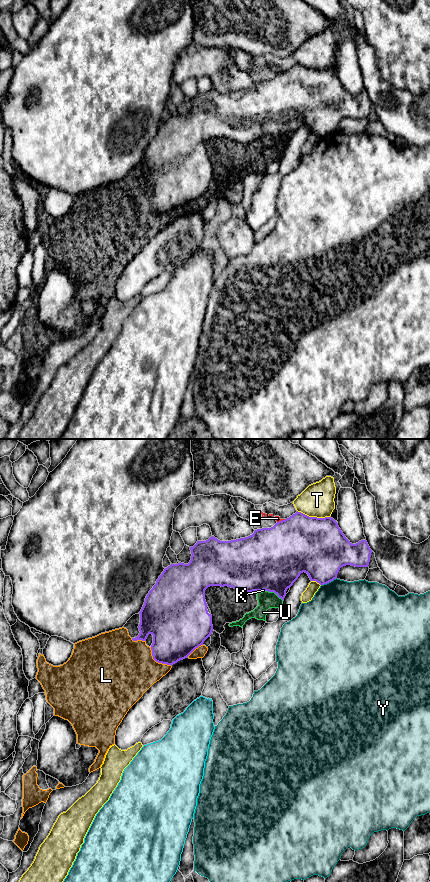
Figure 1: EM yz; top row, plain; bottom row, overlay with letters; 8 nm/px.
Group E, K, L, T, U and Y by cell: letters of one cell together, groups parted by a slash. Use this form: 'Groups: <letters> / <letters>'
Groups: E / K / L U / T / Y

